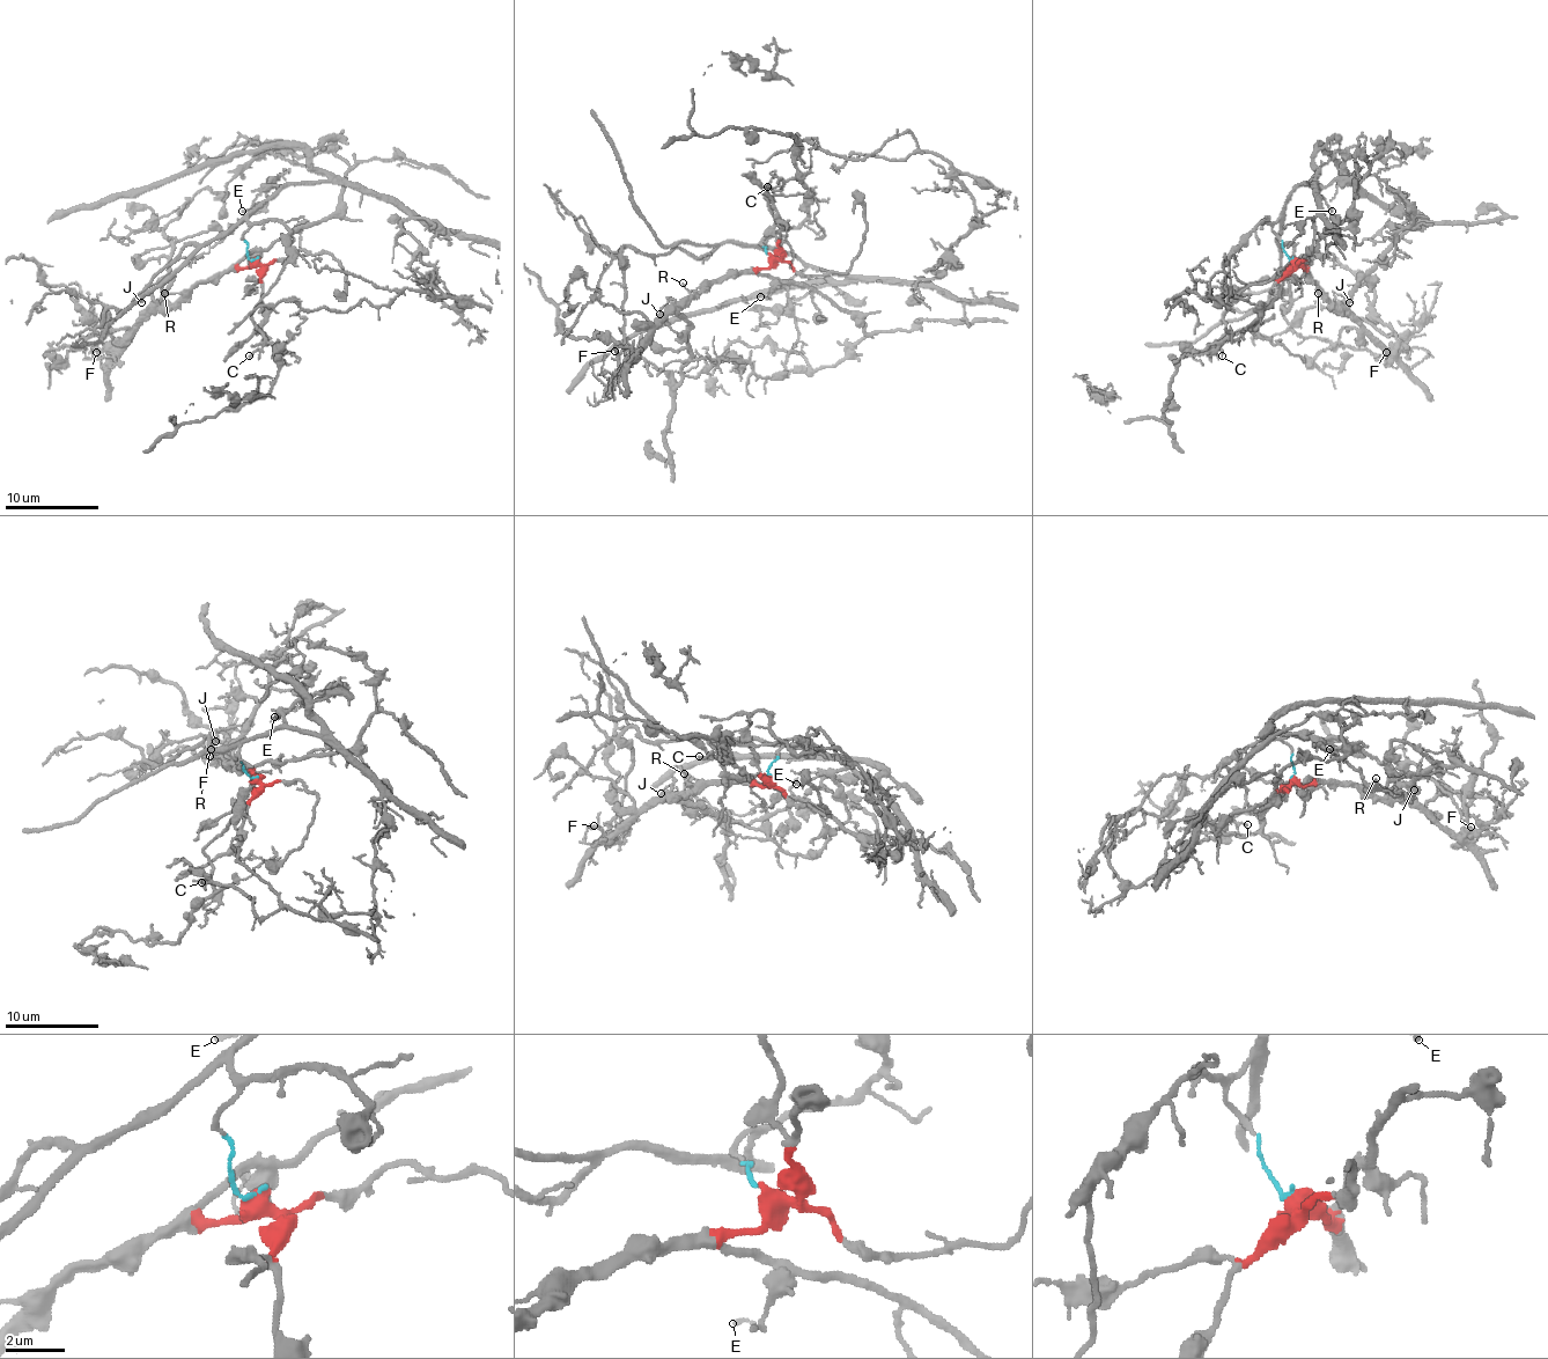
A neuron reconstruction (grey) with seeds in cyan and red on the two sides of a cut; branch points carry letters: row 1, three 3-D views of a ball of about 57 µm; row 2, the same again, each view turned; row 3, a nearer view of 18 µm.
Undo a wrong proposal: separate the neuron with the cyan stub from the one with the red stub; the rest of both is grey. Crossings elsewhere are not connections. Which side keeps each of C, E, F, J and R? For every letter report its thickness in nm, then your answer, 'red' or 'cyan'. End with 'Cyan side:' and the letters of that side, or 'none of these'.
C: calibre 90 nm; cyan
E: calibre 100 nm; cyan
F: calibre 150 nm; red
J: calibre 120 nm; red
R: calibre 80 nm; red
Cyan side: C, E

